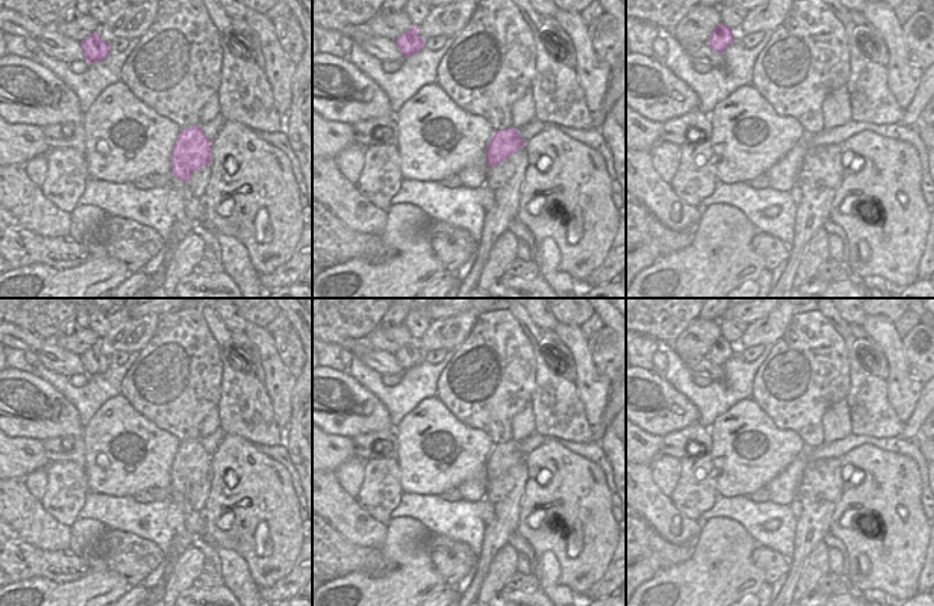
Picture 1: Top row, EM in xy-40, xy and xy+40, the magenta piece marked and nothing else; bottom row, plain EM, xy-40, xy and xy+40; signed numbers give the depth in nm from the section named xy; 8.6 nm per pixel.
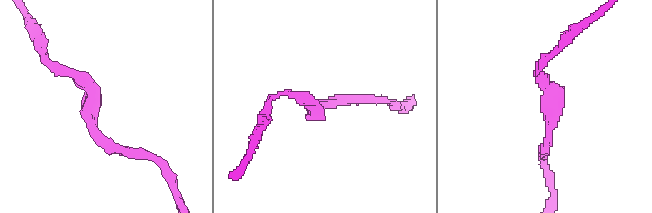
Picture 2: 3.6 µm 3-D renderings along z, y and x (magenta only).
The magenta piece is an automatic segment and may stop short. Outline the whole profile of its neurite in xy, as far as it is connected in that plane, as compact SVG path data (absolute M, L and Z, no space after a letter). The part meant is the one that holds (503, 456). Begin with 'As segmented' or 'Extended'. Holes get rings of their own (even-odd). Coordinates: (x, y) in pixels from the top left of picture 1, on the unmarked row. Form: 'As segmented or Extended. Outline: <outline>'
As segmented. Outline: M514 441L504 444L494 444L487 460L486 460L486 477L487 480L497 479L507 473L513 466L522 462L524 456Z

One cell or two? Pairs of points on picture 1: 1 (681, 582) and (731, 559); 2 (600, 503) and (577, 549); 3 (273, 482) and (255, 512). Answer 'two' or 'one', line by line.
1: one
2: one
3: one

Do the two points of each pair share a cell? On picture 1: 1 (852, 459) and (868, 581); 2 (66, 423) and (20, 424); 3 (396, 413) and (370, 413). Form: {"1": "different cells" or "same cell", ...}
{"1": "same cell", "2": "same cell", "3": "different cells"}

